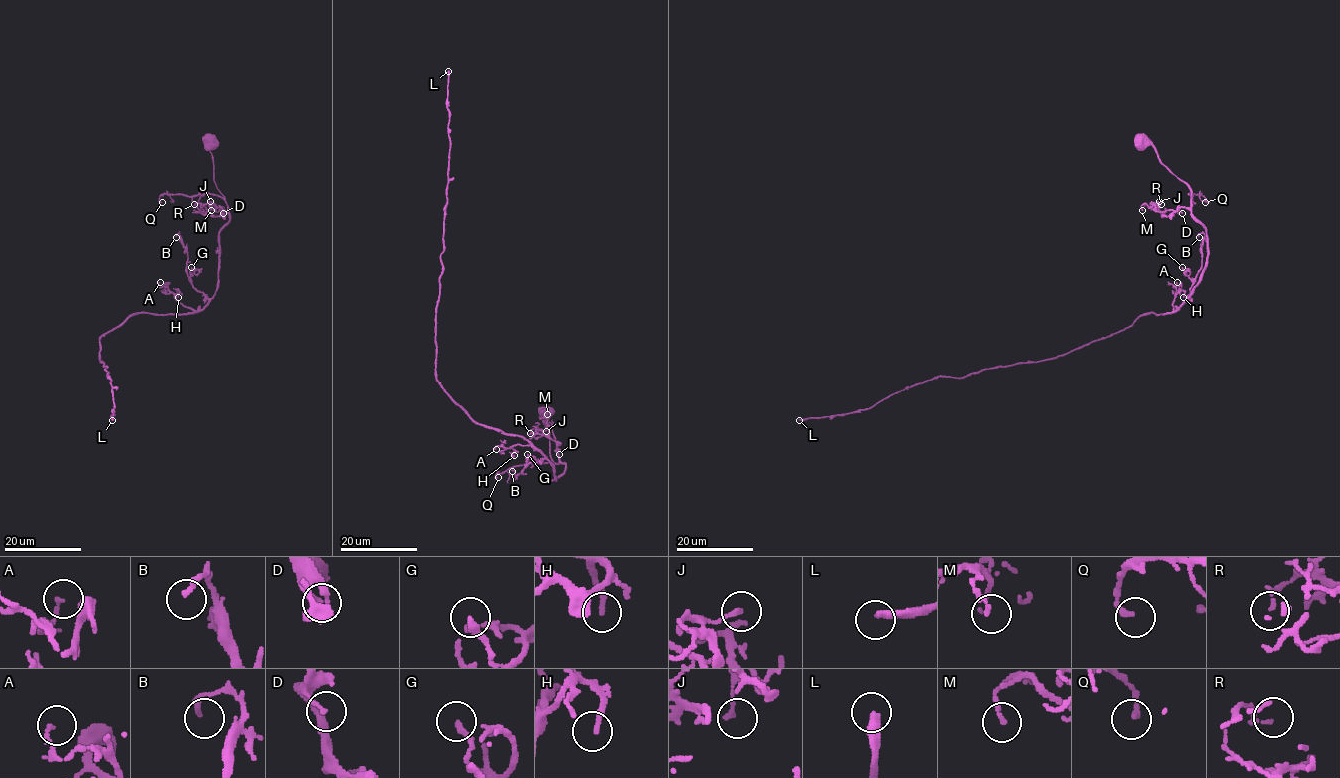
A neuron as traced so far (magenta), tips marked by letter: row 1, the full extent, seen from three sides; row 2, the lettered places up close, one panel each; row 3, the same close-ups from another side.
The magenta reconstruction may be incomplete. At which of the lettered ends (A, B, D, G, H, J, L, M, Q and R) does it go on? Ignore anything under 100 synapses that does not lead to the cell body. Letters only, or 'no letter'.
L

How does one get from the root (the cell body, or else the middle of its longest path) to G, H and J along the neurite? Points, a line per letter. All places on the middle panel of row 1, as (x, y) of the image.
G: (544, 416), (549, 455), (565, 470), (555, 480), (547, 460), (527, 464), (535, 458), (527, 454)
H: (544, 416), (549, 455), (565, 470), (555, 480), (550, 462), (529, 445), (515, 444), (514, 455)
J: (544, 416), (549, 434), (549, 455), (556, 463), (563, 463), (552, 429), (546, 426), (546, 431)

